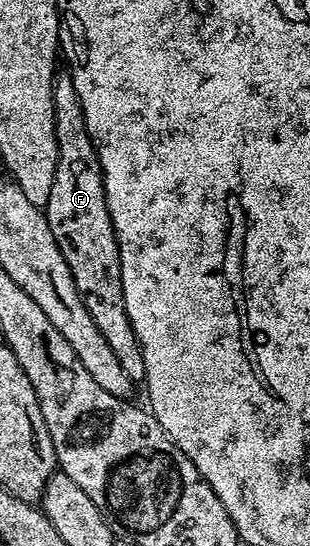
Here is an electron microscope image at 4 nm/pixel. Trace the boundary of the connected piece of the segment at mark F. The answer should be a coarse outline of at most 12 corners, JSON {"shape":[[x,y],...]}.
{"shape":[[72,73],[53,83],[43,208],[123,372],[145,381],[119,244]]}

